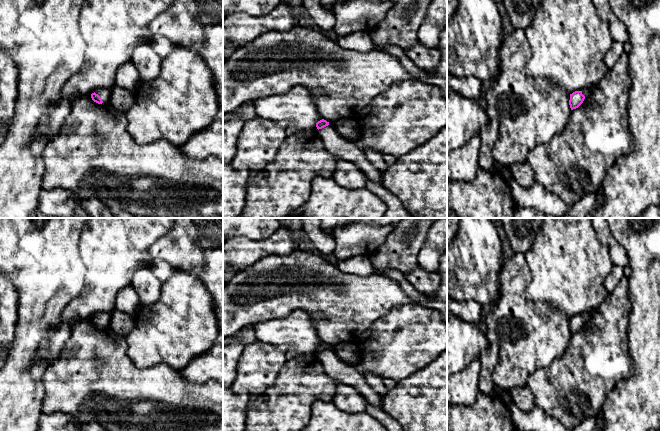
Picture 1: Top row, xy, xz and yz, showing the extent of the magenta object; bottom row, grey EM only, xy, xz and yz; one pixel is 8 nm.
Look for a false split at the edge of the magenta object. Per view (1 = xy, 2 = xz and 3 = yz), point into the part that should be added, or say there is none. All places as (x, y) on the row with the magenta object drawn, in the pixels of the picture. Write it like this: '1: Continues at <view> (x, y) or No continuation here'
1: Continues at xy (103, 93)
2: Continues at xz (341, 148)
3: Continues at yz (585, 92)

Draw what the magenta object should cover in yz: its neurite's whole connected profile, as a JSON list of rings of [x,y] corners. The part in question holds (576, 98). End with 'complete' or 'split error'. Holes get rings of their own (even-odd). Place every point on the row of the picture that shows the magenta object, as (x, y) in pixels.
[[[594,84],[582,91],[575,91],[572,94],[570,94],[570,100],[569,100],[569,105],[571,110],[578,108],[584,101],[585,97],[590,94],[592,89],[596,86],[597,84]]] | split error

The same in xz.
[[[322,119],[316,123],[317,134],[323,140],[325,148],[336,158],[344,159],[355,164],[361,169],[368,180],[382,184],[381,173],[369,162],[365,152],[358,143],[348,141],[341,137],[337,131],[329,125],[329,122]]] | split error

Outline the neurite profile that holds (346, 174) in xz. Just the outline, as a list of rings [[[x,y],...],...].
[[[338,159],[332,178],[340,186],[347,189],[365,188],[368,178],[355,164],[344,159]]]

